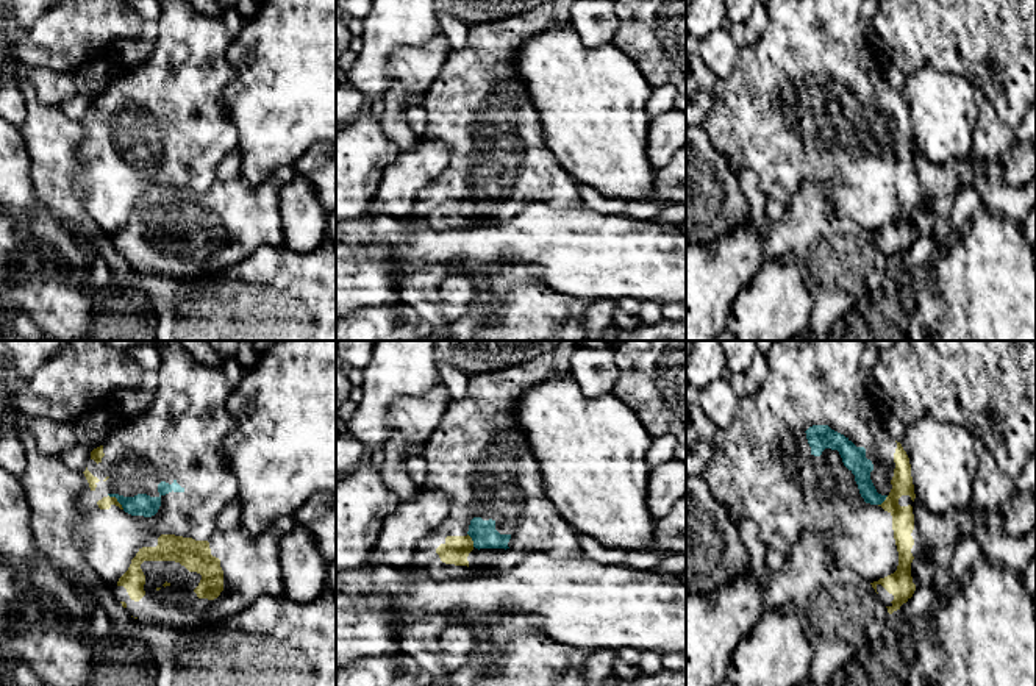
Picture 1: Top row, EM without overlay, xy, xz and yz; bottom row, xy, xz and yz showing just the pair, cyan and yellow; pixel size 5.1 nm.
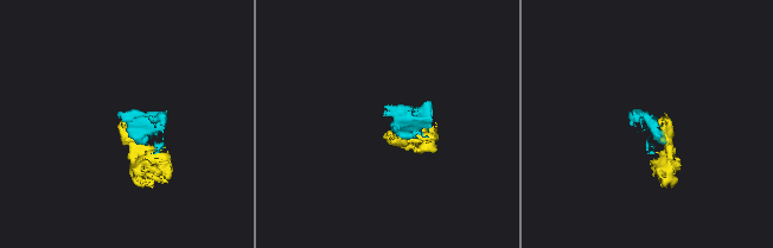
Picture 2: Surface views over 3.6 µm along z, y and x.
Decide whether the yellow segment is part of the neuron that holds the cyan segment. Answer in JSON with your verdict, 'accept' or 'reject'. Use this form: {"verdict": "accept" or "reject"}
{"verdict": "reject"}

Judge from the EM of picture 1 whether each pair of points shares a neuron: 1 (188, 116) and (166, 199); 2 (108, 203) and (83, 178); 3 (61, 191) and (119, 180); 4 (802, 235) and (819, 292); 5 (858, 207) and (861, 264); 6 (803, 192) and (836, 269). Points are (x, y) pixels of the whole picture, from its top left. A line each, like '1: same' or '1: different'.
1: different
2: same
3: different
4: same
5: different
6: same

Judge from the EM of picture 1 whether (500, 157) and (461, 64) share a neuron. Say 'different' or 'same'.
same

